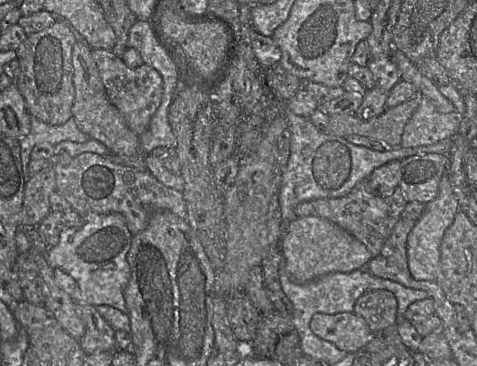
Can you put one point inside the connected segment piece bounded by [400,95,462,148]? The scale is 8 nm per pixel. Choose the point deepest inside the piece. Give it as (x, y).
(427, 126)

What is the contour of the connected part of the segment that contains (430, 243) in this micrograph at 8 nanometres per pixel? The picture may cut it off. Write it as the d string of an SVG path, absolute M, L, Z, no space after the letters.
M446 172L439 183L437 197L425 204L421 217L408 236L408 268L415 280L436 281L440 264L440 246L442 239L445 231L452 225L459 210L457 197L453 192L448 172Z

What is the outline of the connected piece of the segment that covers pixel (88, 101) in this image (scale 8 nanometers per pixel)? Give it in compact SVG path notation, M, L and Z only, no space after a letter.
M78 42L72 50L73 84L75 99L72 106L72 117L77 127L90 138L103 143L111 154L135 156L140 155L139 135L126 124L119 110L113 106L106 94L98 68L92 58L92 48L87 43Z

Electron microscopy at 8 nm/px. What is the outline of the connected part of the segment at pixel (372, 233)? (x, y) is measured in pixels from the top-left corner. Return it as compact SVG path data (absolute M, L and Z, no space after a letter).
M365 180L343 197L302 202L295 208L295 214L297 217L317 216L335 223L362 242L373 257L376 257L391 236L407 203L400 186L394 189L390 195L380 197L369 191L368 181Z

